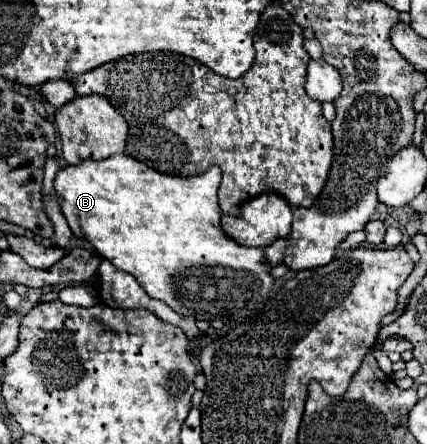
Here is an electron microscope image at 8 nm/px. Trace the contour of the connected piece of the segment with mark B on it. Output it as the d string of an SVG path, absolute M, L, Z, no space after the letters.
M126 153L102 161L66 165L54 179L54 191L72 233L78 239L88 239L92 249L116 269L134 275L138 285L142 285L152 299L158 299L176 313L188 317L230 321L246 317L250 311L258 309L258 305L266 301L274 279L270 277L270 265L262 261L264 249L242 247L222 233L218 187L218 167L210 167L206 173L194 177L172 177L158 173Z

